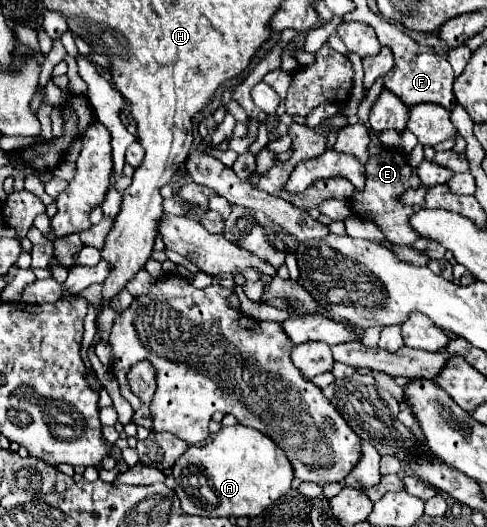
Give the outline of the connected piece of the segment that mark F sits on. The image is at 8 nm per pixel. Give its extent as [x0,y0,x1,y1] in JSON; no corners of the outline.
[378,17,456,109]

